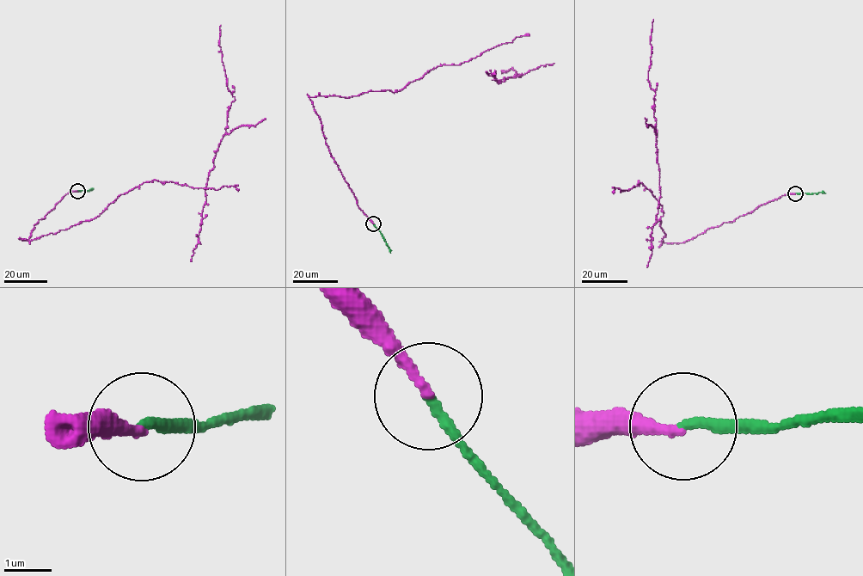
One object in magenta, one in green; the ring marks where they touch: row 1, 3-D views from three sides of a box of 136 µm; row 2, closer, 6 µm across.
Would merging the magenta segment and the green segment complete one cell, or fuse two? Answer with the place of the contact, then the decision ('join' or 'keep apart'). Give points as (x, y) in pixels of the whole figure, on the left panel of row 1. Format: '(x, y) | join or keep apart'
(77, 191) | keep apart

